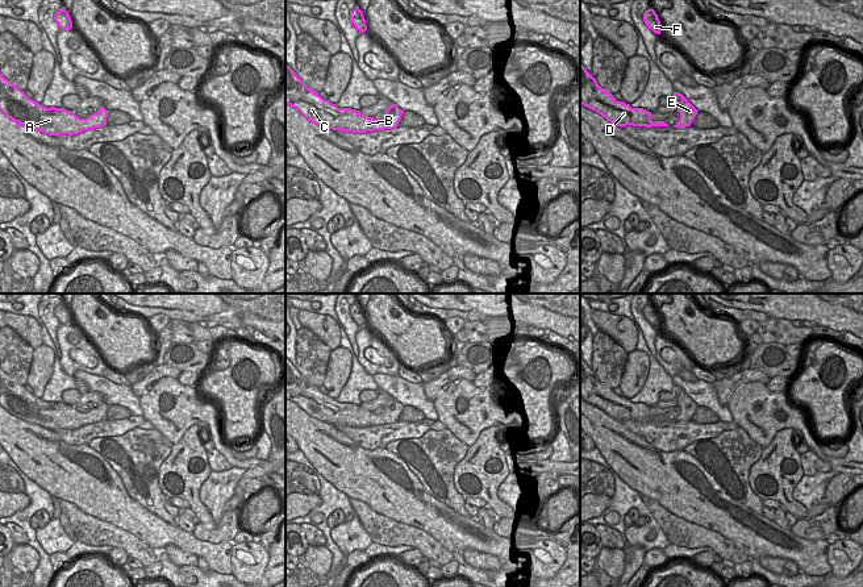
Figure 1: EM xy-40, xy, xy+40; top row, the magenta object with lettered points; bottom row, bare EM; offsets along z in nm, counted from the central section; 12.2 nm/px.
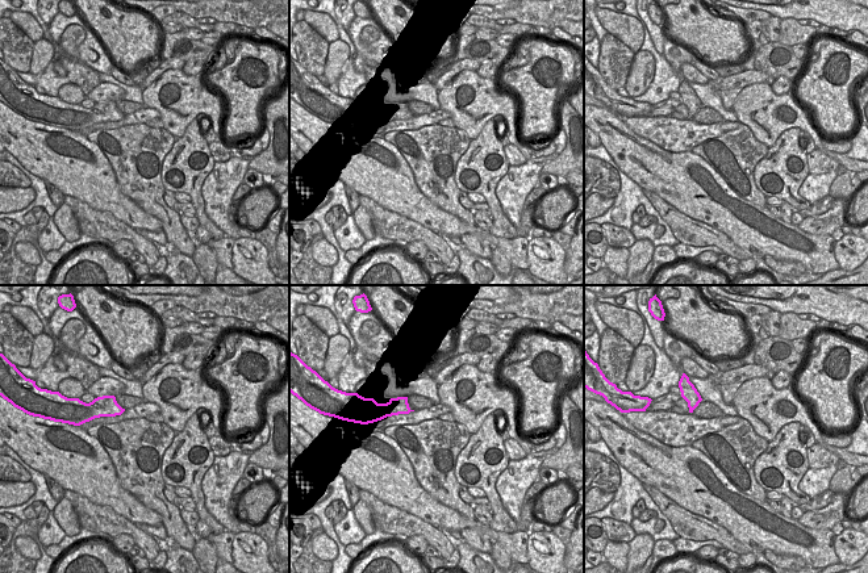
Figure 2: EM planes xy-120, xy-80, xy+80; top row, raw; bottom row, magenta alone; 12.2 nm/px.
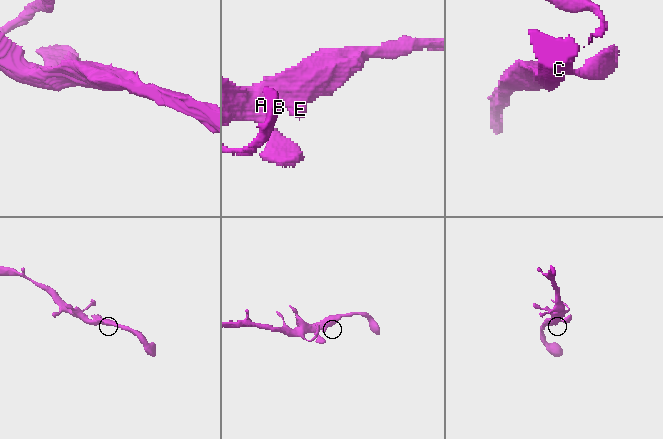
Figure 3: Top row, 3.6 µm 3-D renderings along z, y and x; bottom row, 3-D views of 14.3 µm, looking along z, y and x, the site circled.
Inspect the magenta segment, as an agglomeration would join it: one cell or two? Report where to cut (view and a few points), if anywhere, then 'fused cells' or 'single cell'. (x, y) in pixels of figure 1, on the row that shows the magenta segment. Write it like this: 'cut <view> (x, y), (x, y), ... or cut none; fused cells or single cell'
cut none; single cell

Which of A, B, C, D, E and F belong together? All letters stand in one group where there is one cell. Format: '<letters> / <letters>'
A B C D E F

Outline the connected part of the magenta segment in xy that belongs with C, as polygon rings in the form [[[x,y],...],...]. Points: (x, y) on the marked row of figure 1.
[[[285,63],[285,104],[296,108],[305,118],[320,126],[351,133],[393,129],[404,113],[396,104],[384,112],[383,120],[375,120],[351,108],[338,108],[318,92],[308,88],[296,72]]]

